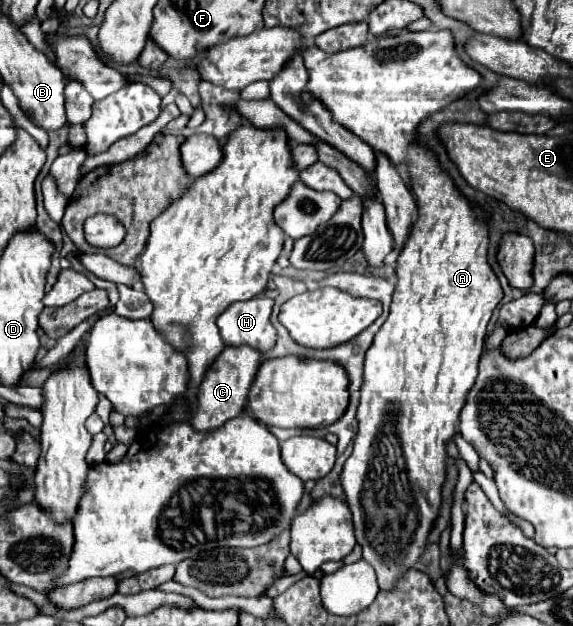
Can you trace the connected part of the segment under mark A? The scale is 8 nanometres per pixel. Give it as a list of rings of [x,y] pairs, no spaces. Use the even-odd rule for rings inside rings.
[[[425,30],[379,38],[325,58],[309,70],[309,82],[303,92],[307,100],[321,100],[333,112],[335,122],[357,134],[377,154],[385,154],[393,164],[405,166],[409,186],[417,200],[417,220],[411,224],[397,258],[397,286],[391,312],[365,354],[361,400],[357,408],[359,432],[353,454],[347,458],[341,472],[347,506],[353,512],[357,542],[363,546],[363,558],[375,568],[381,590],[391,590],[395,580],[407,572],[423,552],[429,528],[441,504],[445,442],[457,432],[459,410],[477,376],[487,324],[503,298],[501,284],[487,262],[489,214],[459,194],[453,178],[439,170],[439,158],[433,150],[425,152],[423,146],[415,142],[423,120],[447,108],[451,102],[461,100],[471,90],[479,88],[481,82],[481,74],[459,60],[455,36],[451,36],[449,30]]]

